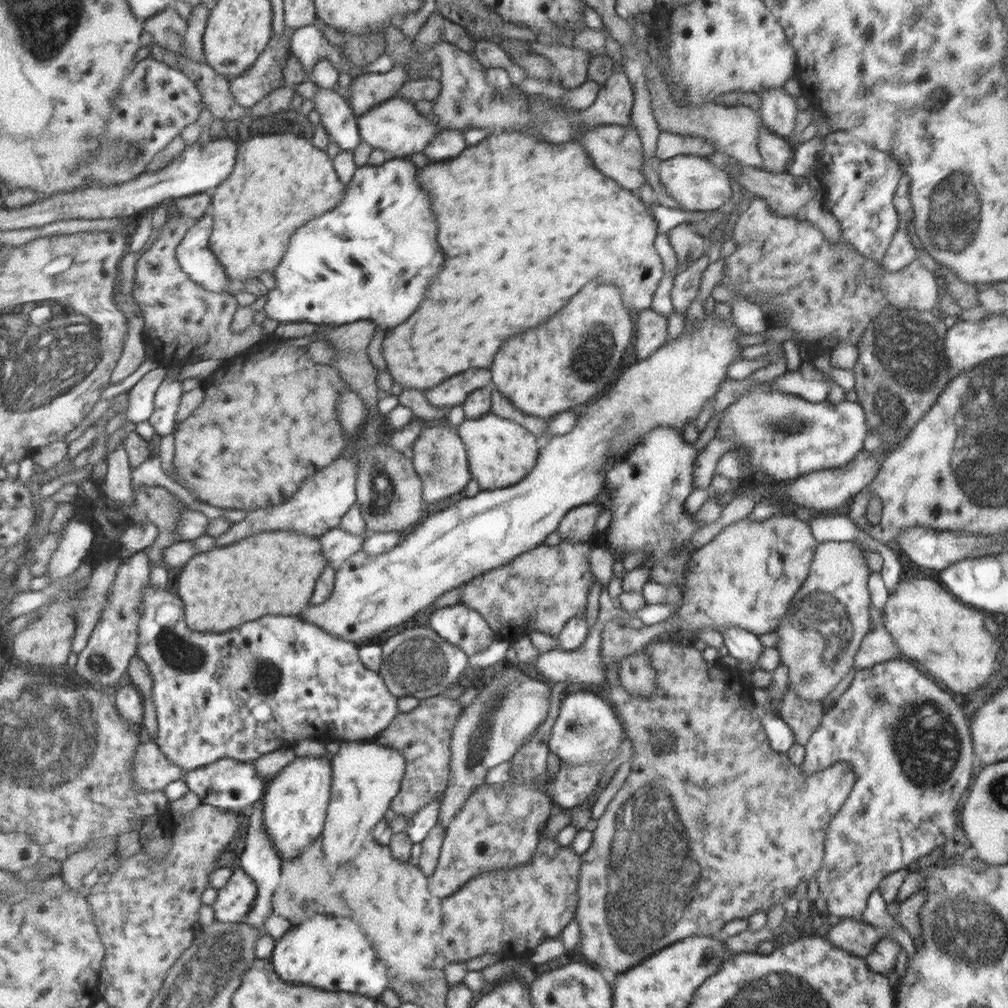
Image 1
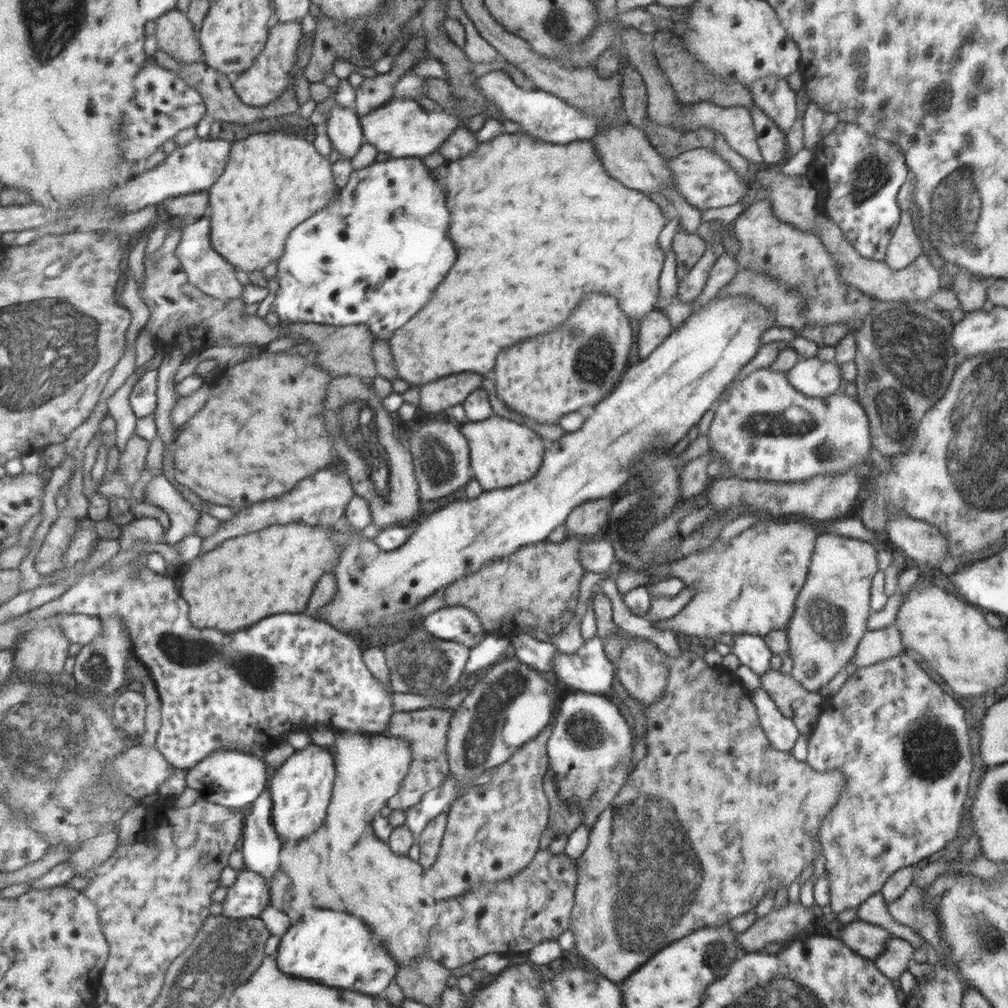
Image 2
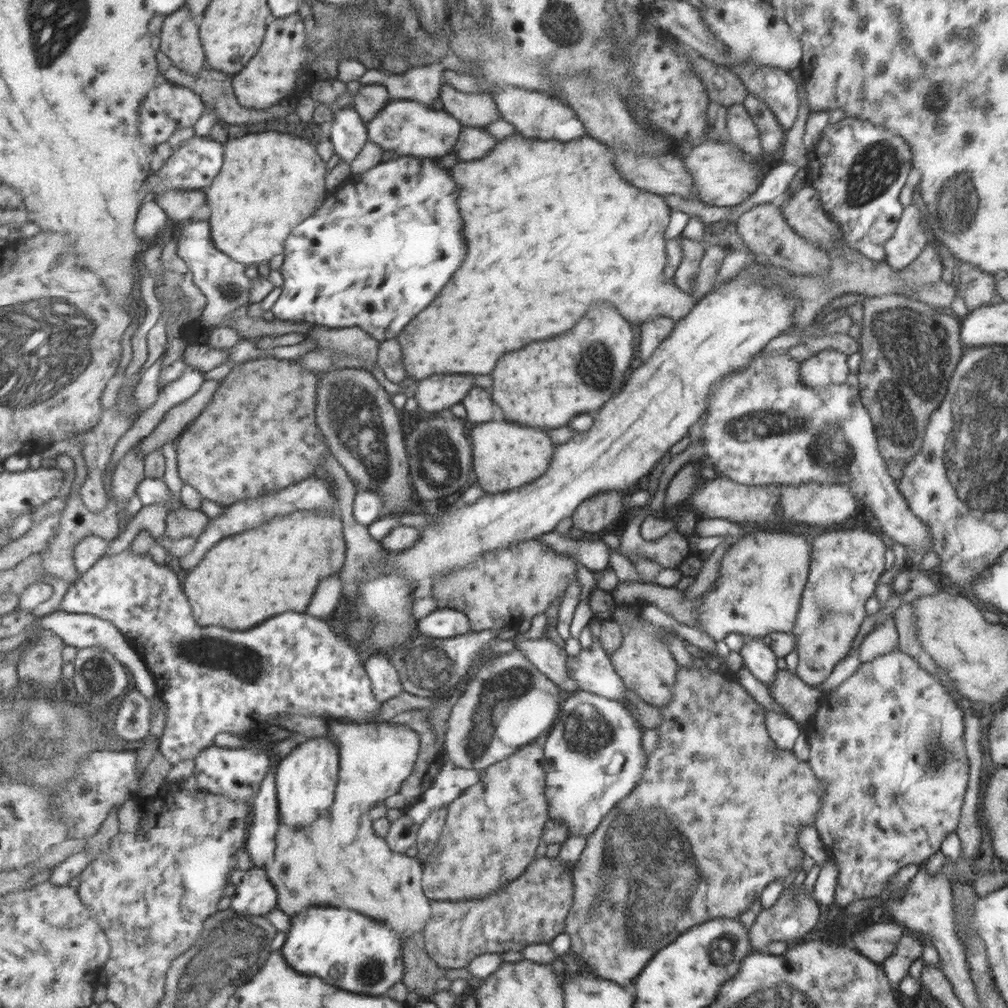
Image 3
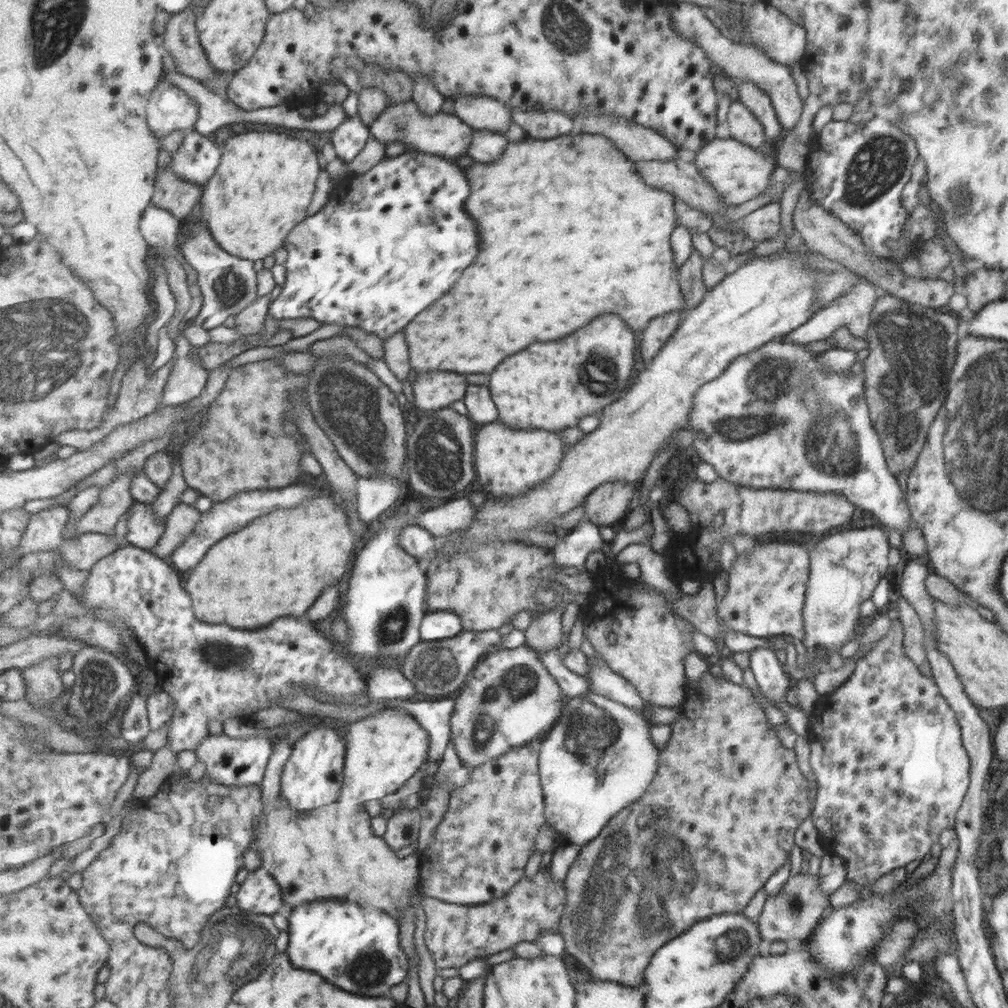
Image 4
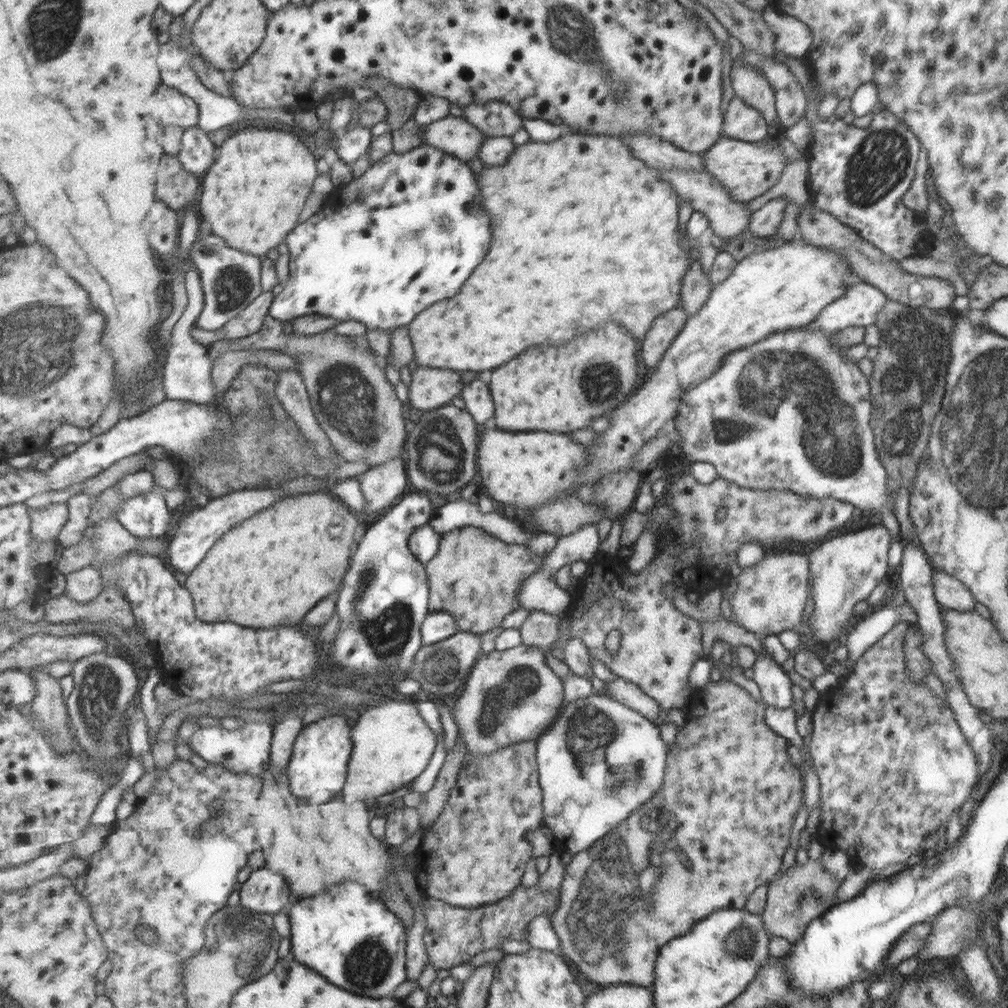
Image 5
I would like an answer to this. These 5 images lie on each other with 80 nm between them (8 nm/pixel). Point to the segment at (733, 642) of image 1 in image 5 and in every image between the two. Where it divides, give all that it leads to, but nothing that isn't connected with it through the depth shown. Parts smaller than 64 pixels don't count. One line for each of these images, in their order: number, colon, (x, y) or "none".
2: (750, 650)
3: (757, 658)
4: (770, 680)
5: (774, 689)

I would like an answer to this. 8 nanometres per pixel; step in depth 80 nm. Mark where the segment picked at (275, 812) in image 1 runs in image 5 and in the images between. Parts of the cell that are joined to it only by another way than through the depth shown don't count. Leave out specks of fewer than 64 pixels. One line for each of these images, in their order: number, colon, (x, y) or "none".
2: (302, 787)
3: (307, 779)
4: (314, 775)
5: (319, 766)

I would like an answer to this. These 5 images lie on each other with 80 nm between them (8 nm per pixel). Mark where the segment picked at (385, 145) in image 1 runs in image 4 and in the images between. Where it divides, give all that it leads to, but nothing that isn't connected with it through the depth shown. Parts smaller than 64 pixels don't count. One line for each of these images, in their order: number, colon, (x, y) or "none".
2: (401, 127)
3: (406, 127)
4: (445, 135)

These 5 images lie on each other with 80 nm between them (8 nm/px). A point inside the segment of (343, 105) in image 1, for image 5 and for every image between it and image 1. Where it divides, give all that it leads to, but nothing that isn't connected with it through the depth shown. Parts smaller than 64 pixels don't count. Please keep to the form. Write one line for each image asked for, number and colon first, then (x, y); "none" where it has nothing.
2: (344, 125)
3: (349, 134)
4: (349, 139)
5: (351, 146)

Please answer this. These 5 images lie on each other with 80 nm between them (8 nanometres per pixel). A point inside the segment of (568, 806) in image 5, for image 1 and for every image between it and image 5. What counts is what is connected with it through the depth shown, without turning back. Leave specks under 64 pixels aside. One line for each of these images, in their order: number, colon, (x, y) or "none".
1: (586, 730)
2: (589, 752)
3: (594, 732)
4: (598, 758)

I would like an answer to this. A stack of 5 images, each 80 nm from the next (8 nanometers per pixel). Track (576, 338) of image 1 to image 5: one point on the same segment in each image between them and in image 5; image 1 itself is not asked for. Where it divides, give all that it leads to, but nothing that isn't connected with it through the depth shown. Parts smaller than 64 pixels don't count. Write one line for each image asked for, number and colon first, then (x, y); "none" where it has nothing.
2: (545, 378)
3: (547, 384)
4: (552, 385)
5: (560, 390)

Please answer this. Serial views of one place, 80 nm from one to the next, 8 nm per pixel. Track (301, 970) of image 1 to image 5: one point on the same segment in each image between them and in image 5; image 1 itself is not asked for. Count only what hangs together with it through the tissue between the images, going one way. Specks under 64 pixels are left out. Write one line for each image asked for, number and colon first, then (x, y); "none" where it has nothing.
2: (335, 948)
3: (349, 950)
4: (358, 948)
5: (355, 940)

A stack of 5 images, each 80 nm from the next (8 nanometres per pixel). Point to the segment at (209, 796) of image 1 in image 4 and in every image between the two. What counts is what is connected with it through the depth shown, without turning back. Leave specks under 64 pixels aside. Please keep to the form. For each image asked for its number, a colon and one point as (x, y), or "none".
2: (233, 779)
3: (238, 773)
4: (239, 762)

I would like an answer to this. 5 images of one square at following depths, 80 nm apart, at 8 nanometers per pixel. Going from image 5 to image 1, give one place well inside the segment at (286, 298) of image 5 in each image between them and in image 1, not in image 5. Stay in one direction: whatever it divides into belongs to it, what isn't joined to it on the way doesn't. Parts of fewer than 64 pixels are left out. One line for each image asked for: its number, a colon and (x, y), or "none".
1: (372, 257)
2: (374, 255)
3: (377, 251)
4: (388, 243)

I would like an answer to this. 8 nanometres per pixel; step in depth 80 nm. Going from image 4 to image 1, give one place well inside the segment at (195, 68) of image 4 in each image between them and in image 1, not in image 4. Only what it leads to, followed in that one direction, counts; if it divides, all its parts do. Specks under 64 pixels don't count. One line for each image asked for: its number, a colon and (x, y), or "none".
1: (167, 29)
2: (175, 34)
3: (179, 36)

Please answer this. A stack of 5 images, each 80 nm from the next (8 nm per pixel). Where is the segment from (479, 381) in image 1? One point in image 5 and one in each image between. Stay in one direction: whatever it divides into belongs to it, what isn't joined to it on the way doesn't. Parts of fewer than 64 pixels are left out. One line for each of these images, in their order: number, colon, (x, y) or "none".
2: (436, 396)
3: (441, 391)
4: (436, 390)
5: (431, 388)

